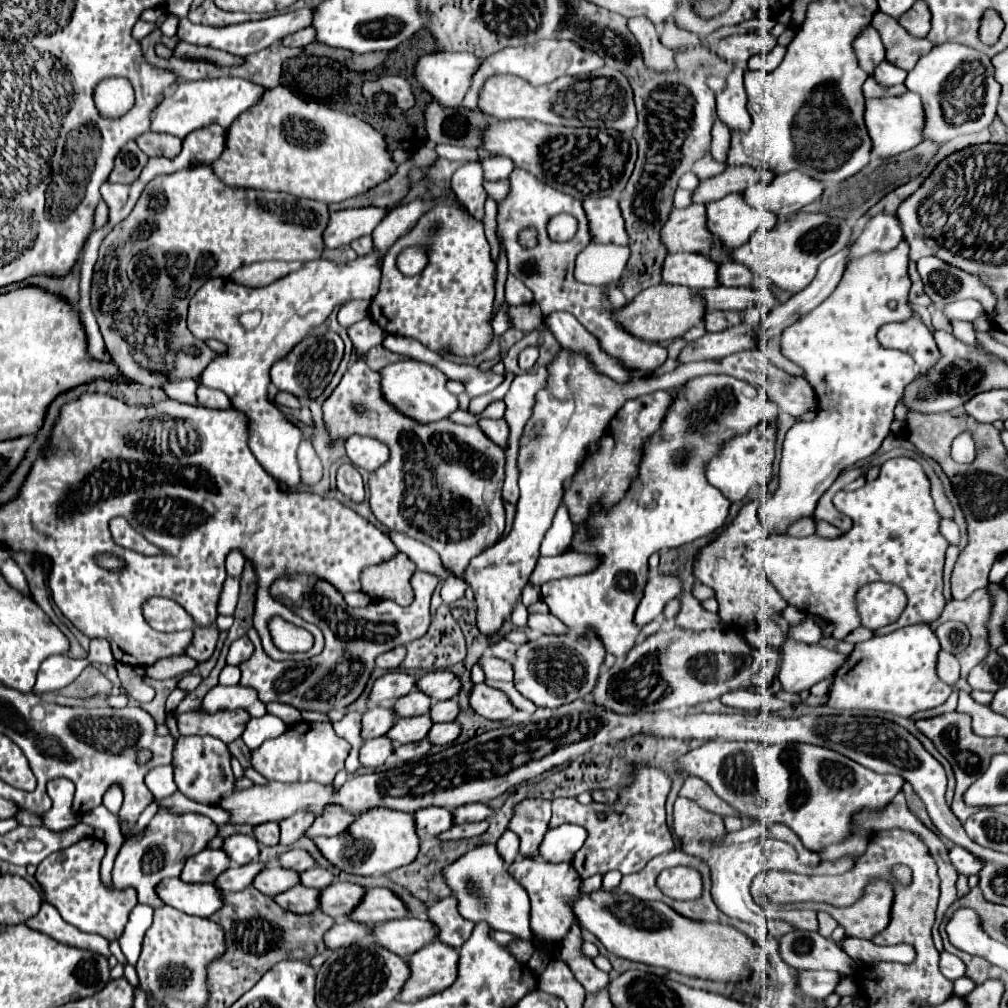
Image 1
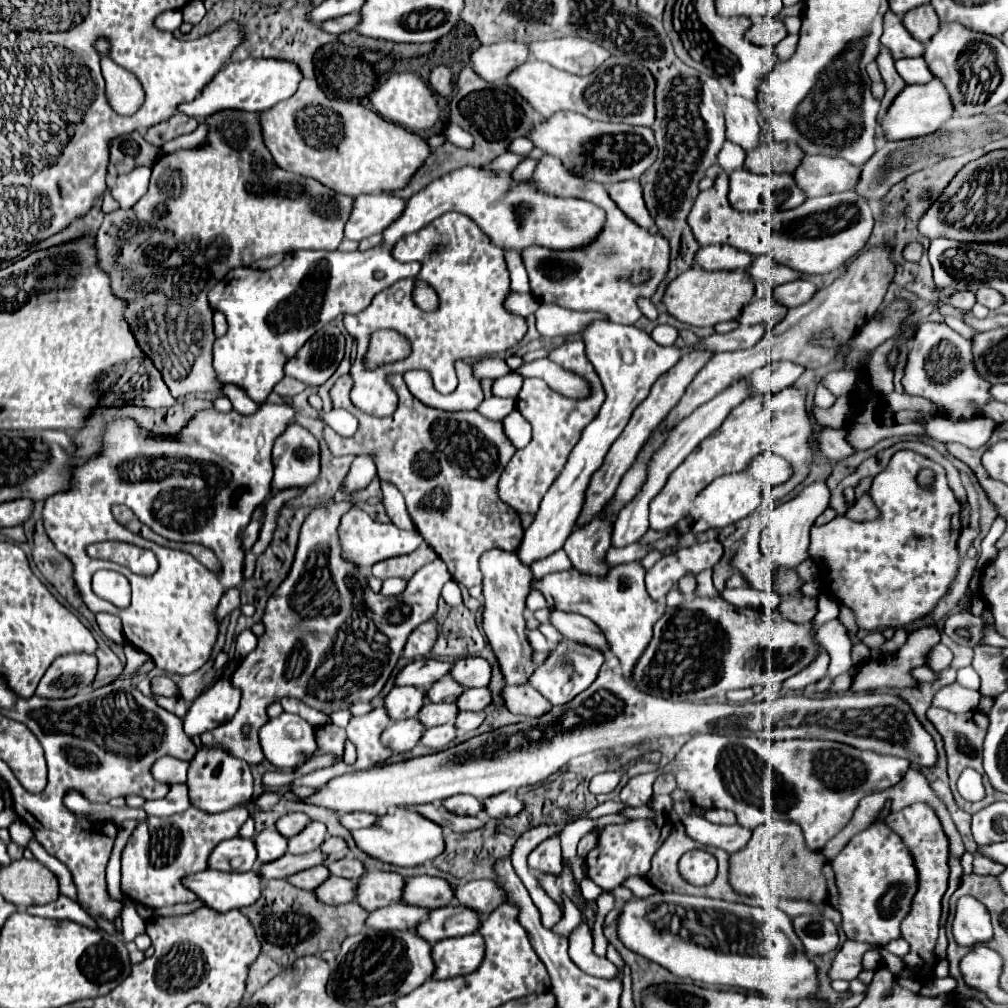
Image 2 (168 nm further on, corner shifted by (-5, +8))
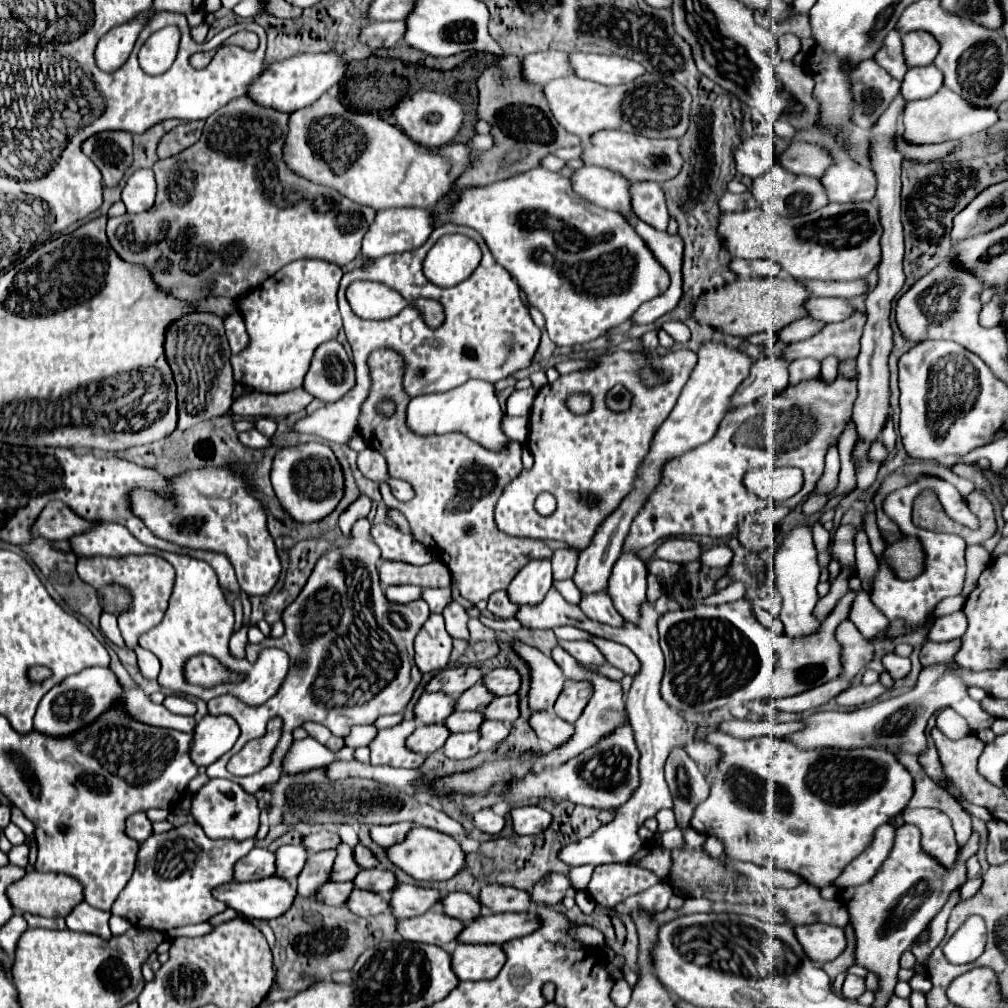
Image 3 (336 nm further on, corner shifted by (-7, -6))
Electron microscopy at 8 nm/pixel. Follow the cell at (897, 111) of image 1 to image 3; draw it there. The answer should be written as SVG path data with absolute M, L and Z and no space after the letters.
M942 86L934 96L908 102L902 114L904 120L904 138L908 138L914 144L940 144L944 140L962 140L970 134L982 132L998 122L996 108L980 108L970 104L968 100L960 98L956 92Z

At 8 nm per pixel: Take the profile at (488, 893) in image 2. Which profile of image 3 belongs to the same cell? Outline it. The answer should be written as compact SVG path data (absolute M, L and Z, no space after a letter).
M488 884L480 892L480 902L490 912L524 912L530 910L530 894L514 886Z

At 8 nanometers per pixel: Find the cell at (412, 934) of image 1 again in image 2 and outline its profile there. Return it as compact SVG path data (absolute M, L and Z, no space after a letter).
M444 906L430 910L428 918L422 920L412 932L422 940L434 944L444 938L466 936L476 932L480 924L480 914L474 910L466 910L464 906Z

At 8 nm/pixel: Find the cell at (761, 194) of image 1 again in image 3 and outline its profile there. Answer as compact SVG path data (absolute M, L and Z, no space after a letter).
M842 158L822 176L830 202L862 202L876 196L876 174L872 168Z

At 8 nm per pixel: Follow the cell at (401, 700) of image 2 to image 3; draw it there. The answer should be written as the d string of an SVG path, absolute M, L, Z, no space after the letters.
M426 692L418 700L414 712L424 724L442 724L454 712L454 704L456 698L446 692Z

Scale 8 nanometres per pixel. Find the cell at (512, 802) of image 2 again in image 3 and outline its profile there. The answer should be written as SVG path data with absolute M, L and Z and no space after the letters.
M516 806L512 808L512 820L516 834L540 834L552 824L552 814L540 806Z

